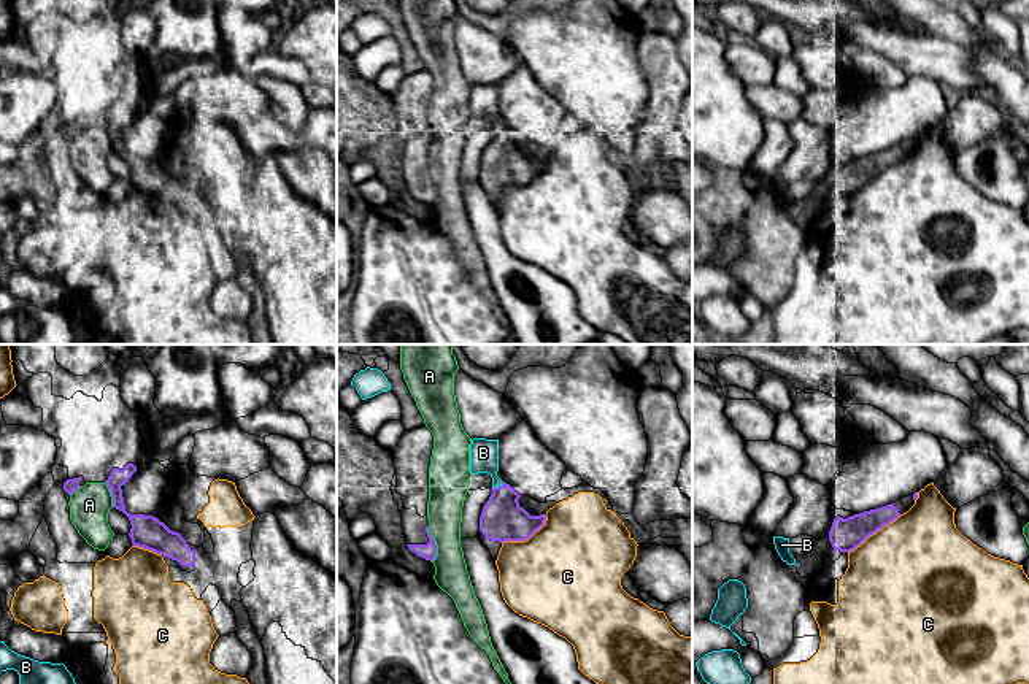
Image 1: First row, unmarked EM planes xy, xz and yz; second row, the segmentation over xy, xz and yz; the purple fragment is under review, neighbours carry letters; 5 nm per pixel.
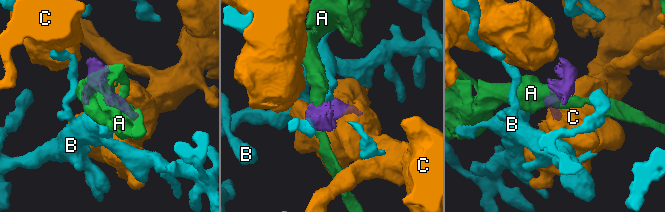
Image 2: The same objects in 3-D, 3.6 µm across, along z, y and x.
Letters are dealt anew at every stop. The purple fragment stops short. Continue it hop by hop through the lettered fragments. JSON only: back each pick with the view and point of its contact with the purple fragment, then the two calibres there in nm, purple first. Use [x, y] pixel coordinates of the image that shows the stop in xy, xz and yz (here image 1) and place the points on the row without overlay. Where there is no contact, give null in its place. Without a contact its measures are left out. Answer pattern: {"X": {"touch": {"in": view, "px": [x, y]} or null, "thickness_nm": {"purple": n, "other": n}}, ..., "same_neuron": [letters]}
{"same_neuron": []}

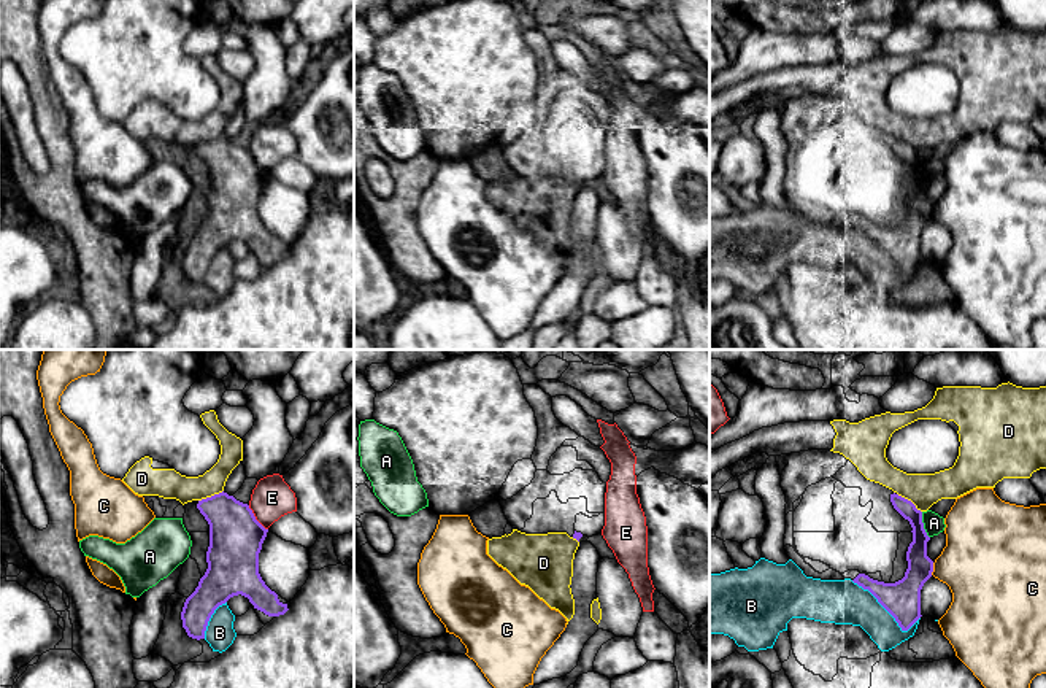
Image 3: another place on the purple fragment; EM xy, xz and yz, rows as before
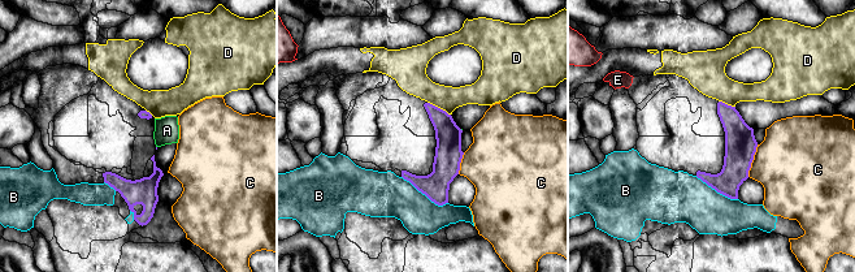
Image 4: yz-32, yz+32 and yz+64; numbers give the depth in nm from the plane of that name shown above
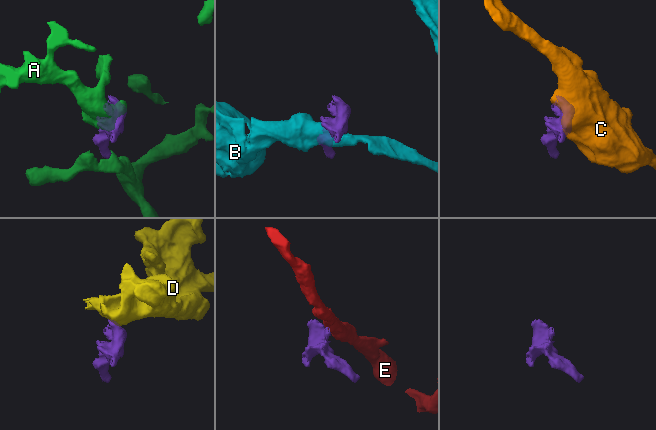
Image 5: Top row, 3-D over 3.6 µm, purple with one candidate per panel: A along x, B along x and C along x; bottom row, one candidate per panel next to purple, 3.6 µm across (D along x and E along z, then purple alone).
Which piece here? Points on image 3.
{"same_neuron": []}

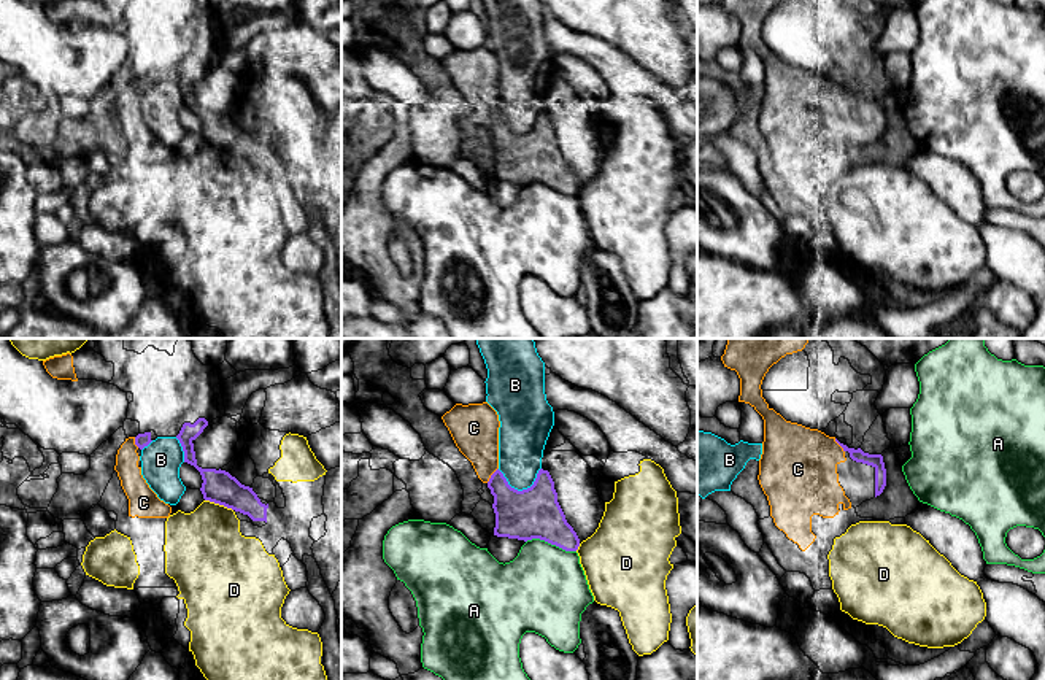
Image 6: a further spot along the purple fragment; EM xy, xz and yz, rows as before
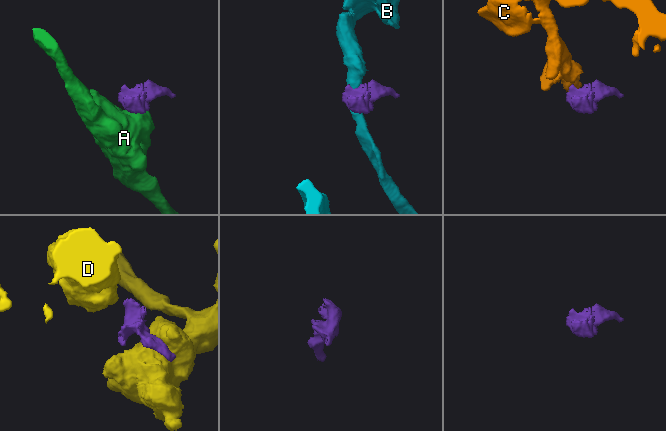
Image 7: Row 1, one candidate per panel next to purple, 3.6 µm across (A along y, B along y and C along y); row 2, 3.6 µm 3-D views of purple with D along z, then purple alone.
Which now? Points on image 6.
{"C": {"touch": {"in": "xz", "px": [491, 119]}, "thickness_nm": {"purple": 240, "other": 240}}, "same_neuron": ["C"]}

